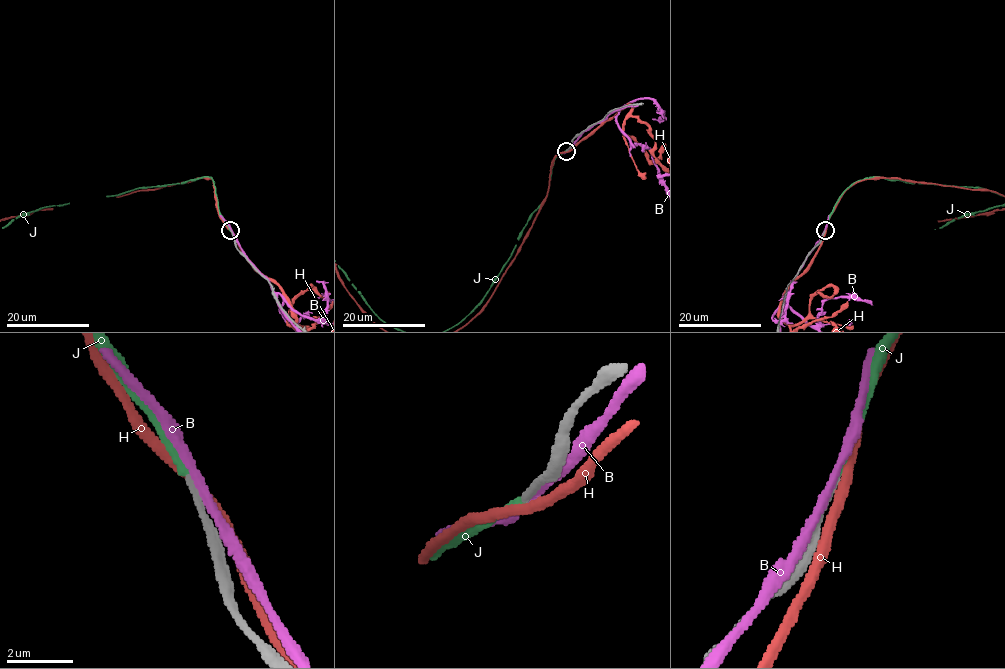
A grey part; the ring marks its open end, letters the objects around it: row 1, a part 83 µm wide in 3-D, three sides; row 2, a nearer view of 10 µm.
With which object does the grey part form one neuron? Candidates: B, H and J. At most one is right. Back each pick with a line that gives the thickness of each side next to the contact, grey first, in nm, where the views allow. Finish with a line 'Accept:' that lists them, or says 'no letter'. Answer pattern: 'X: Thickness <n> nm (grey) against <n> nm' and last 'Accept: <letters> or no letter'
J: Thickness 200 nm (grey) against 200 nm
Accept: J

